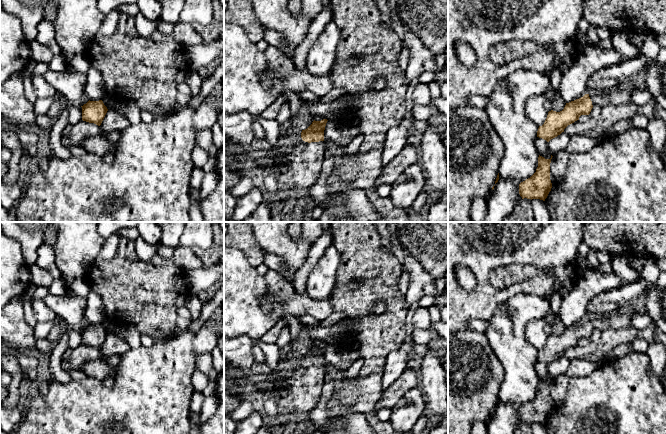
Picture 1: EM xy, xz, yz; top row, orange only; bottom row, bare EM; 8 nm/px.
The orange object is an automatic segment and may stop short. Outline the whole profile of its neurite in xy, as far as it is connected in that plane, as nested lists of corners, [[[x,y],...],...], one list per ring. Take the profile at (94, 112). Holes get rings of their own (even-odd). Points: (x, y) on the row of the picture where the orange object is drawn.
[[[102,100],[99,101],[88,101],[82,107],[82,120],[94,123],[98,126],[101,125],[108,109],[104,105]]]

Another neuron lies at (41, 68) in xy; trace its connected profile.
[[[37,62],[35,64],[32,75],[41,75],[43,76],[49,70],[47,62]]]

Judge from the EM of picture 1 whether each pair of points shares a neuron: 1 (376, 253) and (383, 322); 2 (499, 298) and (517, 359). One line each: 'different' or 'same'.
1: same
2: different

